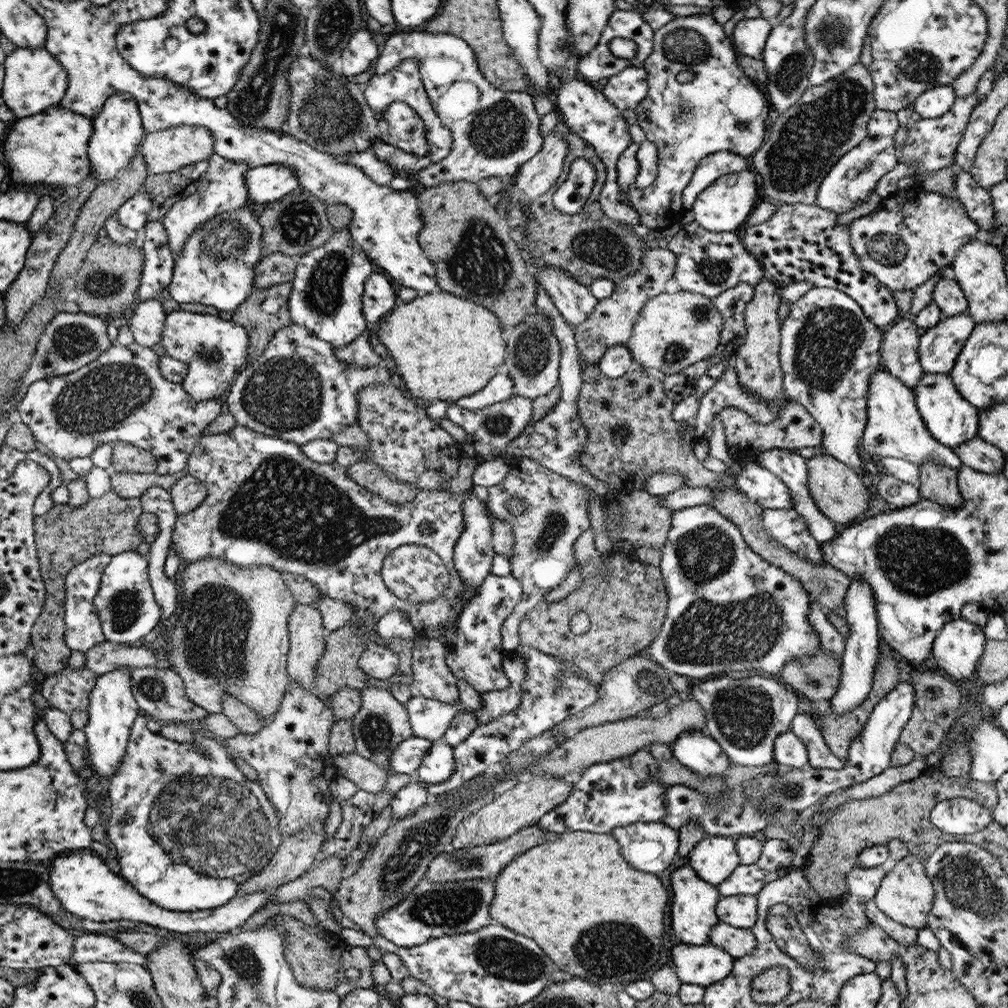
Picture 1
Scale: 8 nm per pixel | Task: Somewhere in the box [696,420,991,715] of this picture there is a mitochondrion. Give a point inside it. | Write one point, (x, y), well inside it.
(916, 562)

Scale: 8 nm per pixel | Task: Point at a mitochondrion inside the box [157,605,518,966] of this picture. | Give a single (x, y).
(414, 847)

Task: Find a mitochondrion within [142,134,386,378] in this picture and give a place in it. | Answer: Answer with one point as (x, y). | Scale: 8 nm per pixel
(323, 294)

